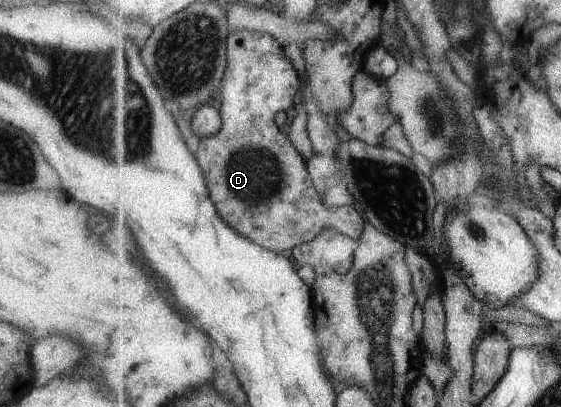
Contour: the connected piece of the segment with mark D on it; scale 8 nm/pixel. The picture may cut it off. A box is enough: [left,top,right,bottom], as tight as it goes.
[196,31,365,253]

